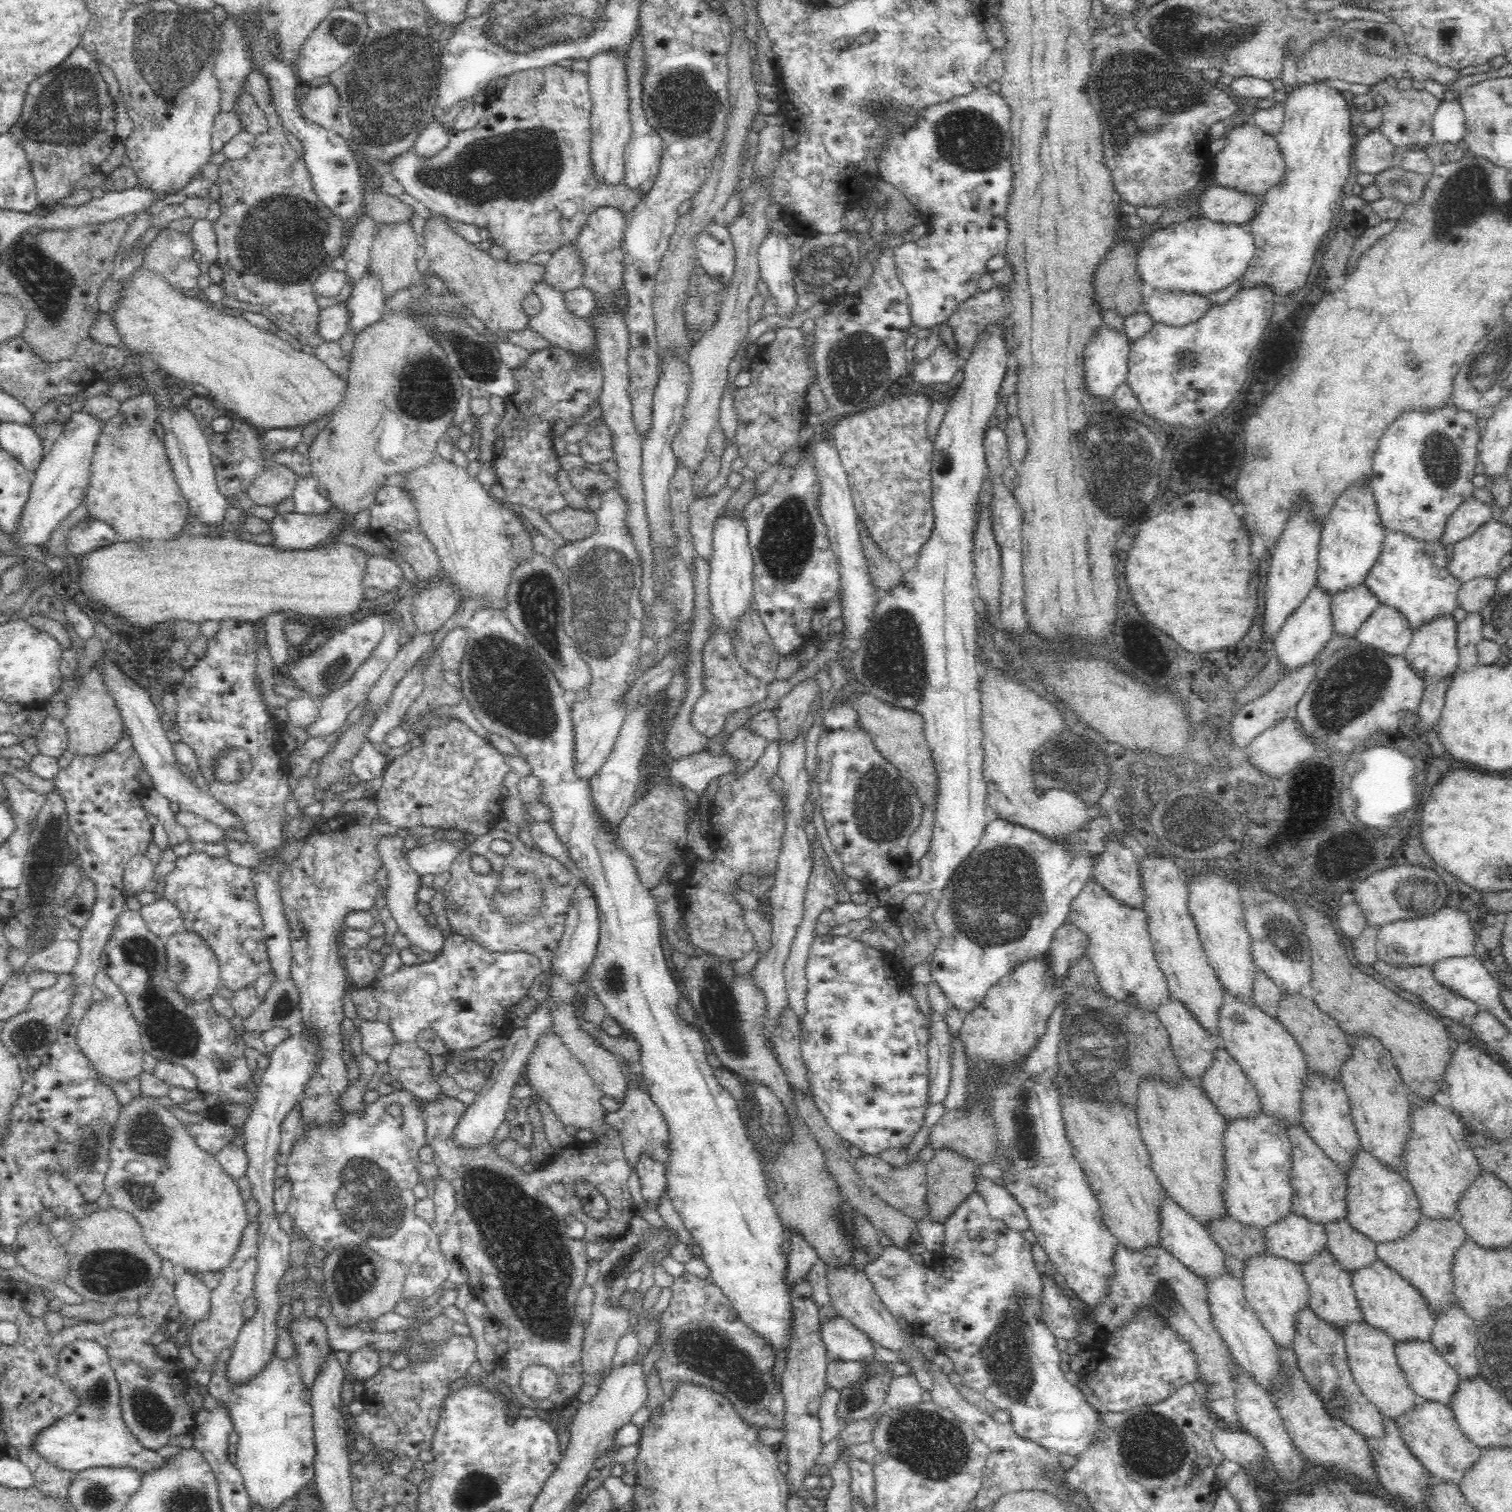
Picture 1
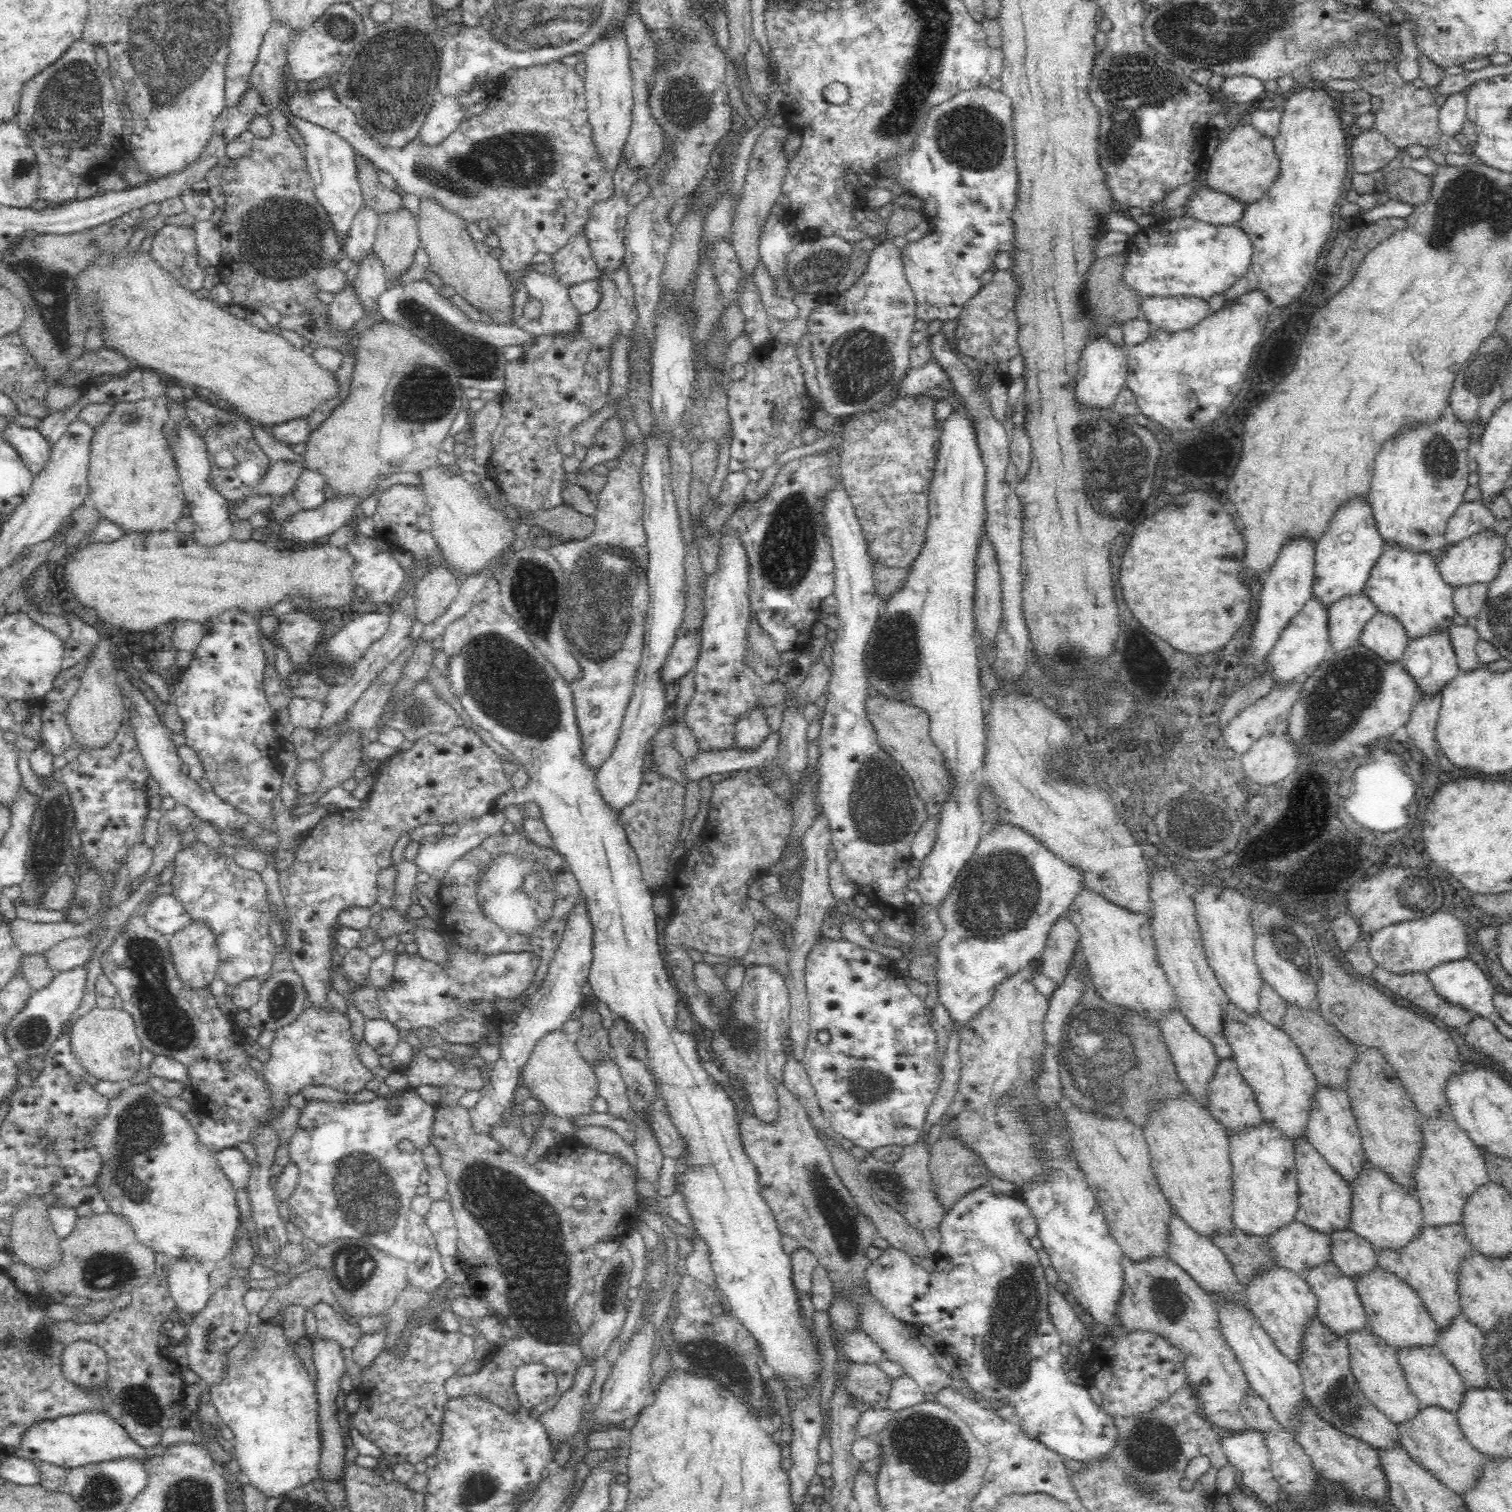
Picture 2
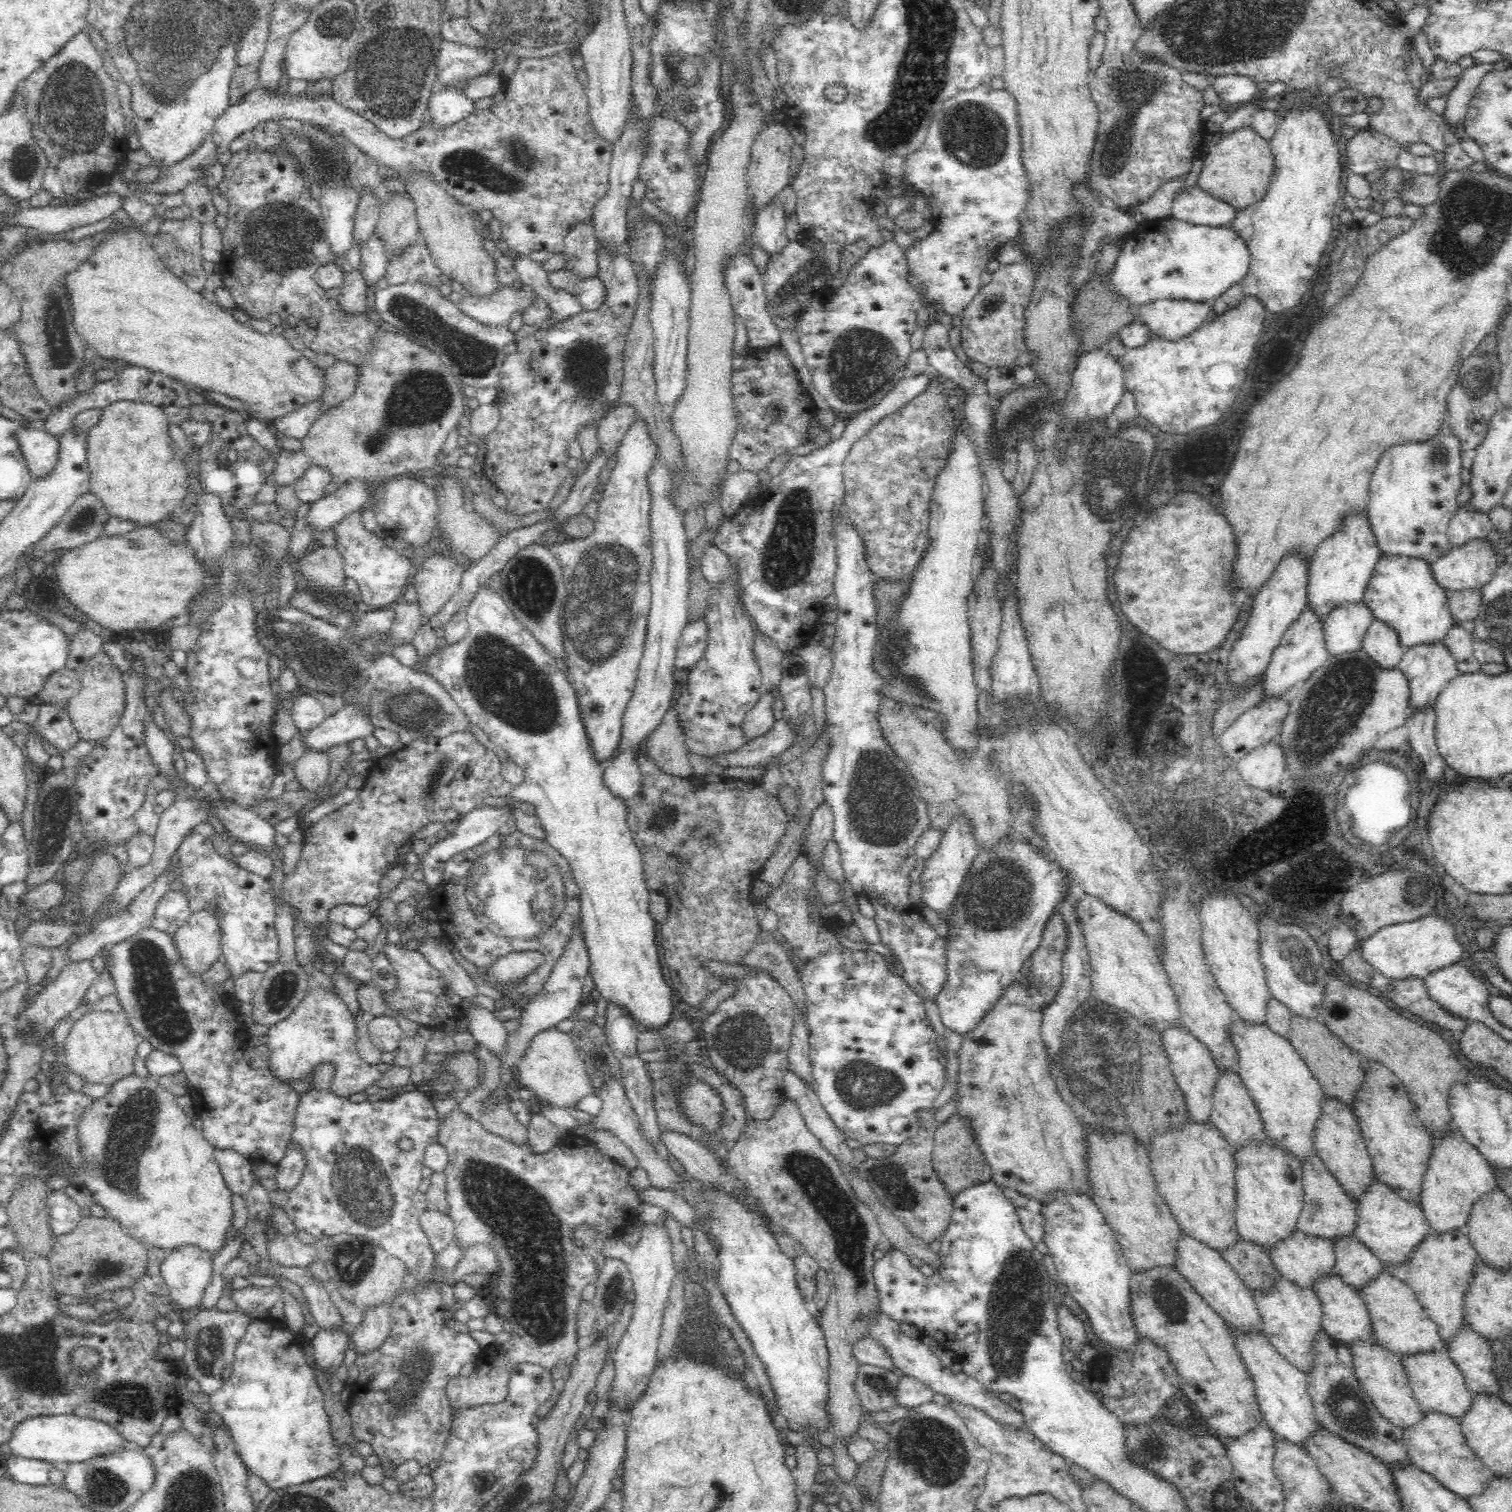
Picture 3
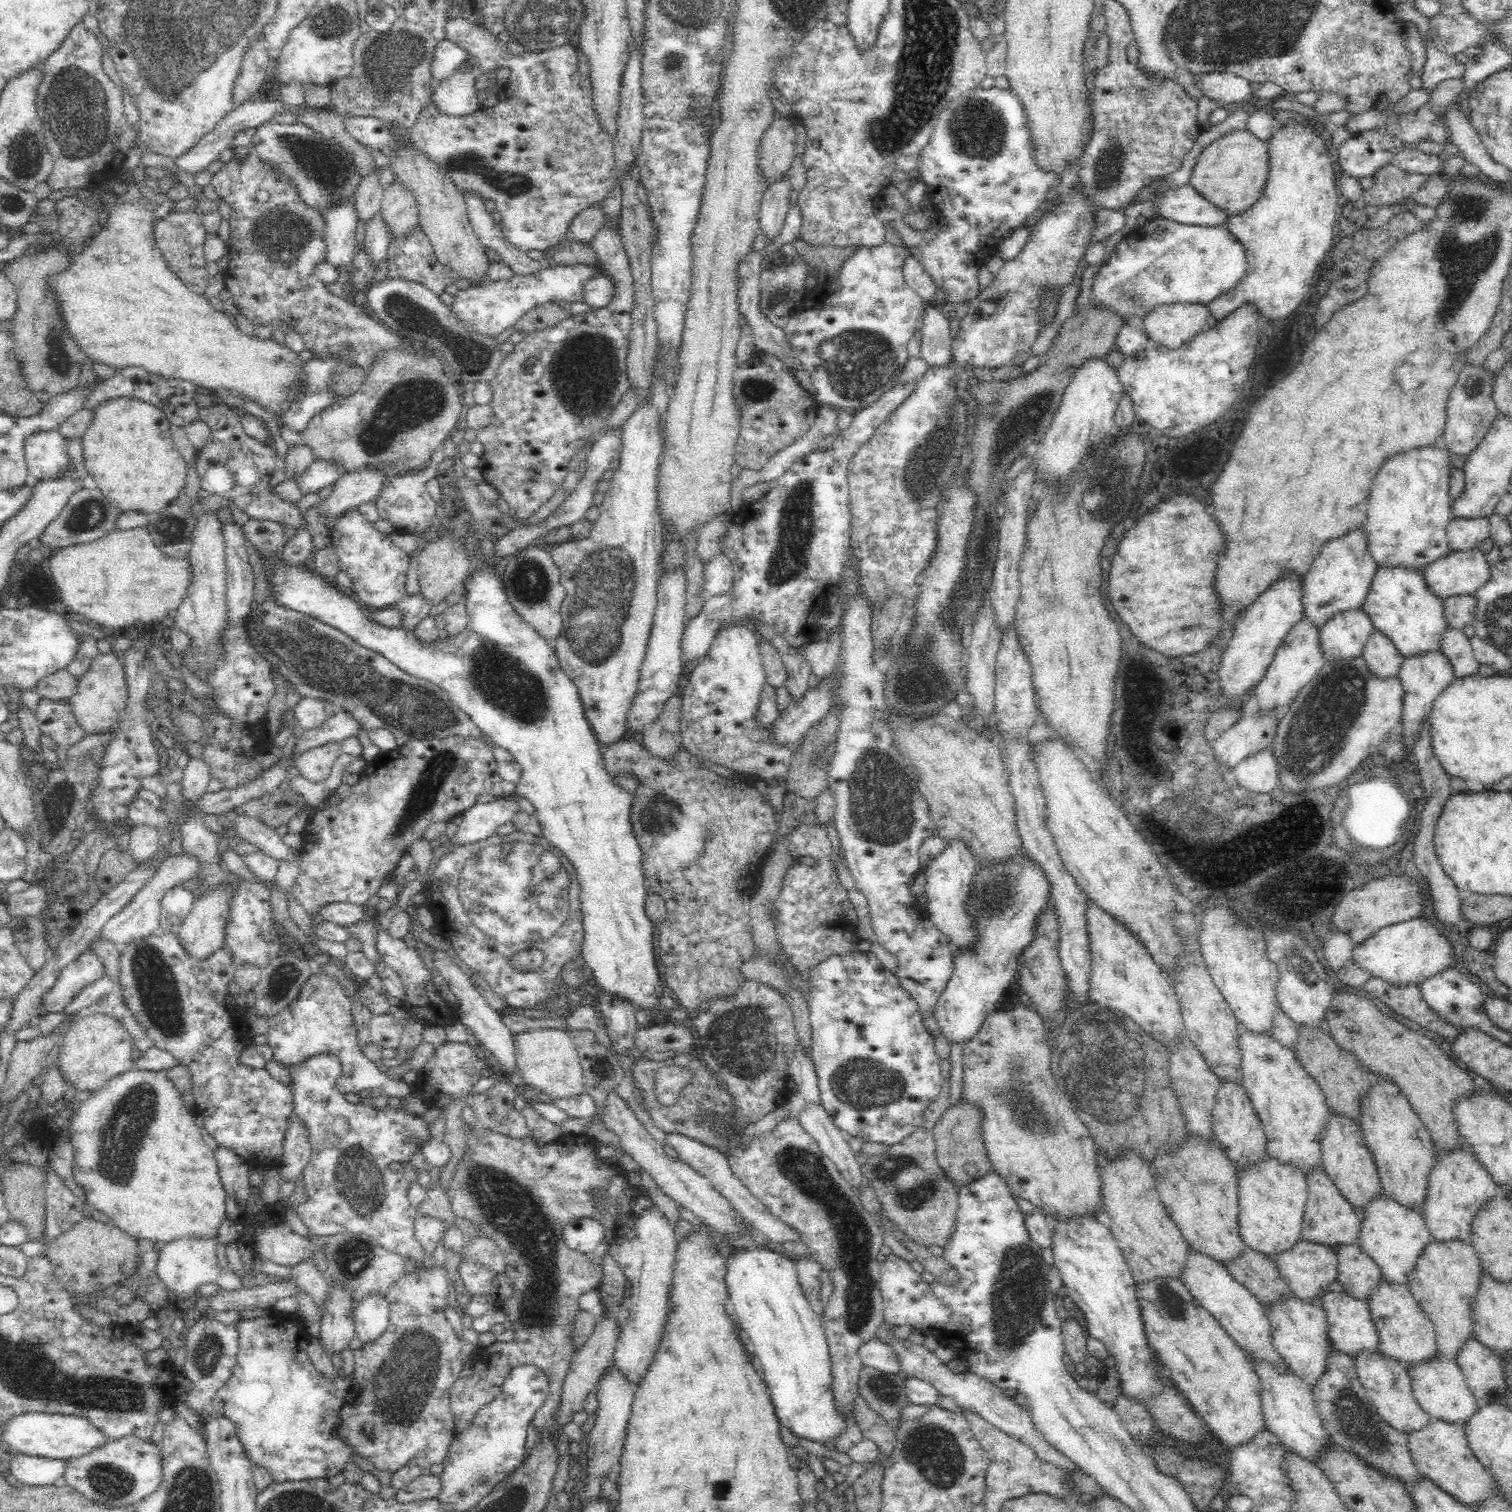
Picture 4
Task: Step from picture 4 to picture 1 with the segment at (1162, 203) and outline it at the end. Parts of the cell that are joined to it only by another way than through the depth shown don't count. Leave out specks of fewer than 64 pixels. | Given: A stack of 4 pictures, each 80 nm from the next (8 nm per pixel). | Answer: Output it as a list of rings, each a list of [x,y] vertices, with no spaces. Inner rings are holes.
[[[1212,184],[1207,186],[1202,197],[1202,216],[1213,221],[1226,221],[1247,227],[1264,204],[1263,195],[1242,189]]]

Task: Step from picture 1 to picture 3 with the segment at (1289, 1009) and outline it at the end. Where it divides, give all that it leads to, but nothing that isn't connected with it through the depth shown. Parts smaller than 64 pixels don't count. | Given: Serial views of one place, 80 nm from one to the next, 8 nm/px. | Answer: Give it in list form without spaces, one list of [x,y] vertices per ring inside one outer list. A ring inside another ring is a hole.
[[[1291,1014],[1289,1021],[1288,1040],[1318,1079],[1323,1095],[1340,1097],[1351,1106],[1354,1091],[1358,1088],[1359,1082],[1364,1079],[1362,1069],[1365,1061],[1364,1055],[1353,1050],[1342,1037],[1338,1036],[1338,1033],[1330,1031],[1321,1018]]]

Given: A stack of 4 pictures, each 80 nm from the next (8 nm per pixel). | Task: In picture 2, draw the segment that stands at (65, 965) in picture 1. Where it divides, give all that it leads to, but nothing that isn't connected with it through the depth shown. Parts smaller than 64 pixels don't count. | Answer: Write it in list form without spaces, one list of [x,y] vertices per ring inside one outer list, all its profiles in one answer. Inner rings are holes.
[[[85,937],[68,938],[52,948],[42,952],[46,965],[54,972],[67,972],[80,967],[92,955],[92,948],[96,946],[94,941],[88,941]]]

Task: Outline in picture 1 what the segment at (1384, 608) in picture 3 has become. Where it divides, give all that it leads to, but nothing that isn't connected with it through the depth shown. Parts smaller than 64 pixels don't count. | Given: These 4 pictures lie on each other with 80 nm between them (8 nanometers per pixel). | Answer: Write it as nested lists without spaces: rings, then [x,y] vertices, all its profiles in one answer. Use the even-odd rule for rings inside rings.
[[[1400,529],[1387,530],[1380,556],[1370,569],[1365,583],[1378,595],[1380,603],[1392,605],[1402,611],[1408,617],[1413,630],[1424,621],[1444,613],[1452,613],[1458,607],[1458,592],[1463,583],[1448,567],[1451,552],[1450,547],[1441,539],[1426,541]]]

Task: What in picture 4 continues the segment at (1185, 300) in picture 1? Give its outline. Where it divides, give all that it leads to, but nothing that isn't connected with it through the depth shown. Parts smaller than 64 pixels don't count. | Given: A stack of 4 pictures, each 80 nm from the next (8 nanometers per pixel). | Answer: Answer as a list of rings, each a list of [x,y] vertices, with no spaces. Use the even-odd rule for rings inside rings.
[[[1164,303],[1152,307],[1139,323],[1152,343],[1176,348],[1206,329],[1210,311],[1205,304]]]

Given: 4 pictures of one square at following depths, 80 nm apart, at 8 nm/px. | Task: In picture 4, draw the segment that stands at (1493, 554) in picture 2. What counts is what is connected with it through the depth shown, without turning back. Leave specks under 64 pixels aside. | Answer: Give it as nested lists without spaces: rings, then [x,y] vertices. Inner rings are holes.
[[[1478,545],[1450,551],[1446,556],[1423,567],[1430,589],[1443,599],[1449,596],[1474,594],[1490,579],[1492,564]]]

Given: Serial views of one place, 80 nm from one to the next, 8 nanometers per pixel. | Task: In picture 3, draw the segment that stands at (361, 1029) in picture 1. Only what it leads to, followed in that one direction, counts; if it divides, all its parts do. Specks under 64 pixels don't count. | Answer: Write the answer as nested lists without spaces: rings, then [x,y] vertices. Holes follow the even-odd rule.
[[[388,1015],[368,1018],[368,1036],[379,1052],[396,1051],[403,1037],[396,1019]]]

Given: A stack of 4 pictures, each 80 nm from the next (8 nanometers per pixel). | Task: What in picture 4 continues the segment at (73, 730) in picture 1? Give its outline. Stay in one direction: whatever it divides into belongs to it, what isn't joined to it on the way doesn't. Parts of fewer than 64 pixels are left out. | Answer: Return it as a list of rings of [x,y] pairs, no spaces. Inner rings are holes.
[[[98,653],[79,678],[79,684],[74,696],[70,696],[68,703],[71,706],[76,723],[85,735],[101,735],[114,730],[118,725],[122,712],[126,708],[127,684],[123,663],[115,653]]]

